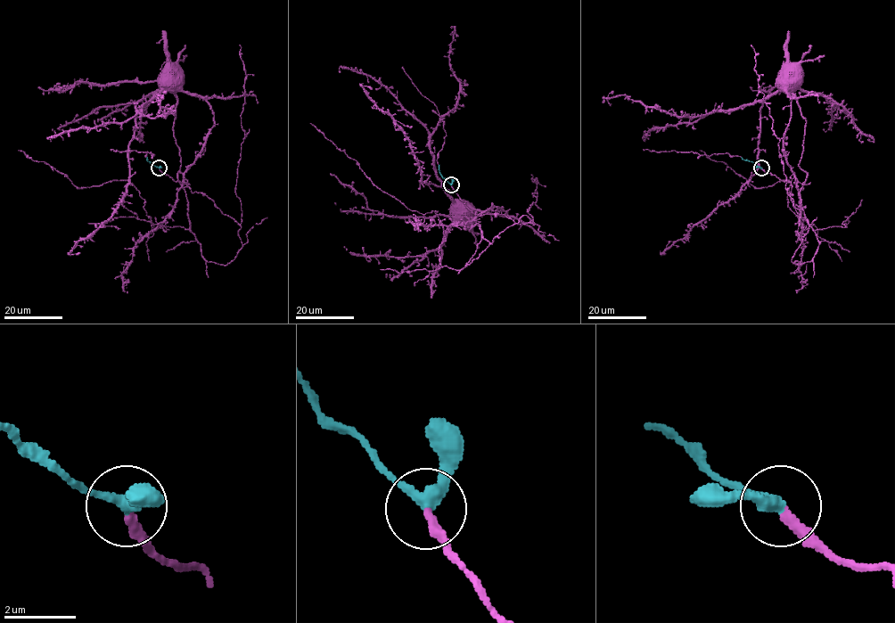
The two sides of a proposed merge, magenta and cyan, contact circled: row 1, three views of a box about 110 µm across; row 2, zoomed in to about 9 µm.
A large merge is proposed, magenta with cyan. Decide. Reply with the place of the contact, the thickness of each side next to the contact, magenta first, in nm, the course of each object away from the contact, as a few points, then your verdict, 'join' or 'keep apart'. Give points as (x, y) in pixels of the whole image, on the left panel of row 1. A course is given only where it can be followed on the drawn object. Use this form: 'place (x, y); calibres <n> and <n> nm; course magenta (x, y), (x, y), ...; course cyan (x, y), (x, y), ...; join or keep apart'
place (159, 168); calibres 260 and 320 nm; course magenta (159, 168), (174, 180), (184, 181), (184, 171), (213, 125), (211, 107), (187, 94), (168, 75); course cyan (159, 168), (147, 160), (146, 157); join

